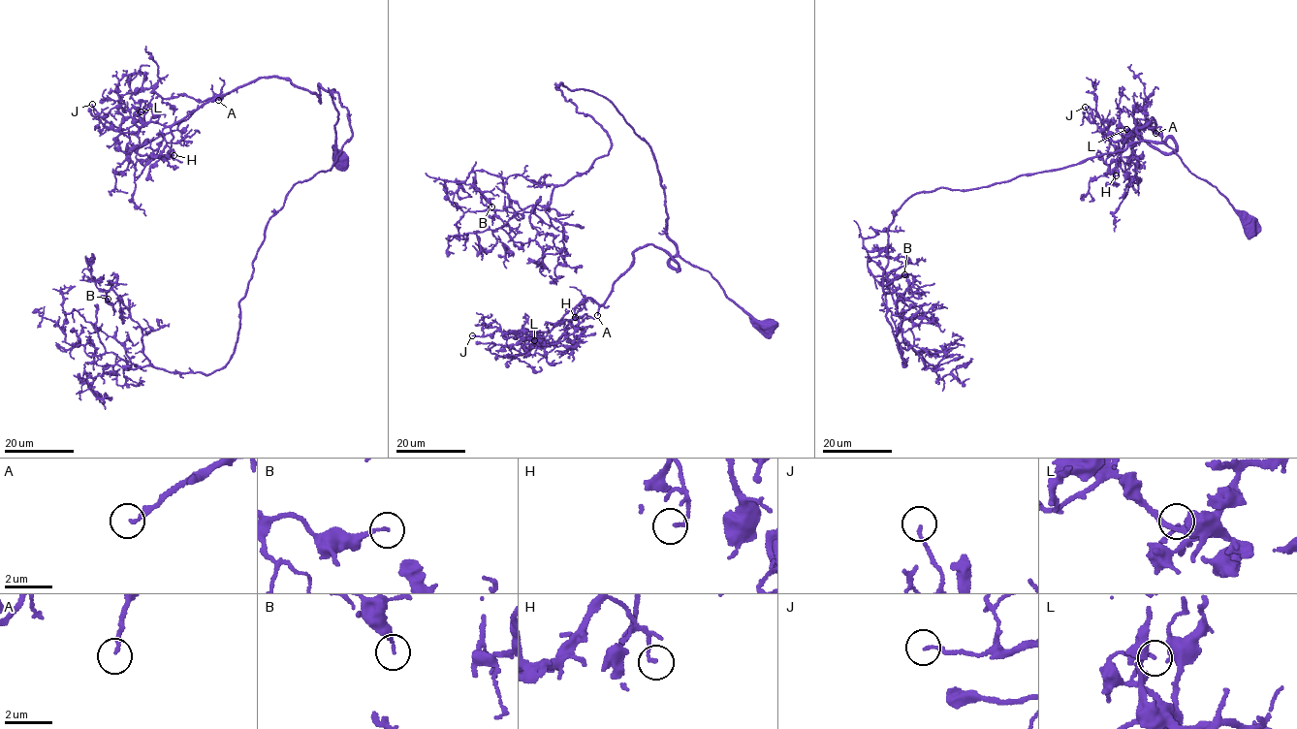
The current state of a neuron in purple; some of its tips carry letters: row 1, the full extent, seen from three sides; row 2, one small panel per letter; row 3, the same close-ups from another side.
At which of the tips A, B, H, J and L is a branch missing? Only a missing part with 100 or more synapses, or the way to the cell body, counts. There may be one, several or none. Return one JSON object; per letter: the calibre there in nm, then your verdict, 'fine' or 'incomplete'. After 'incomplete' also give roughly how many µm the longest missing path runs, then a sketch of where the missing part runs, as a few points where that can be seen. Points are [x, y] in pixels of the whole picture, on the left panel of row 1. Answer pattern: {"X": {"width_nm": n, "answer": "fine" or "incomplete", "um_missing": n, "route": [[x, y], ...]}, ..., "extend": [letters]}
{"A": {"width_nm": 160, "answer": "incomplete", "um_missing": 50, "route": [[218, 100], [176, 126], [171, 153], [177, 170], [184, 169], [187, 188], [195, 174]]}, "B": {"width_nm": 160, "answer": "fine"}, "H": {"width_nm": 120, "answer": "fine"}, "J": {"width_nm": 120, "answer": "fine"}, "L": {"width_nm": 120, "answer": "fine"}, "extend": ["A"]}

